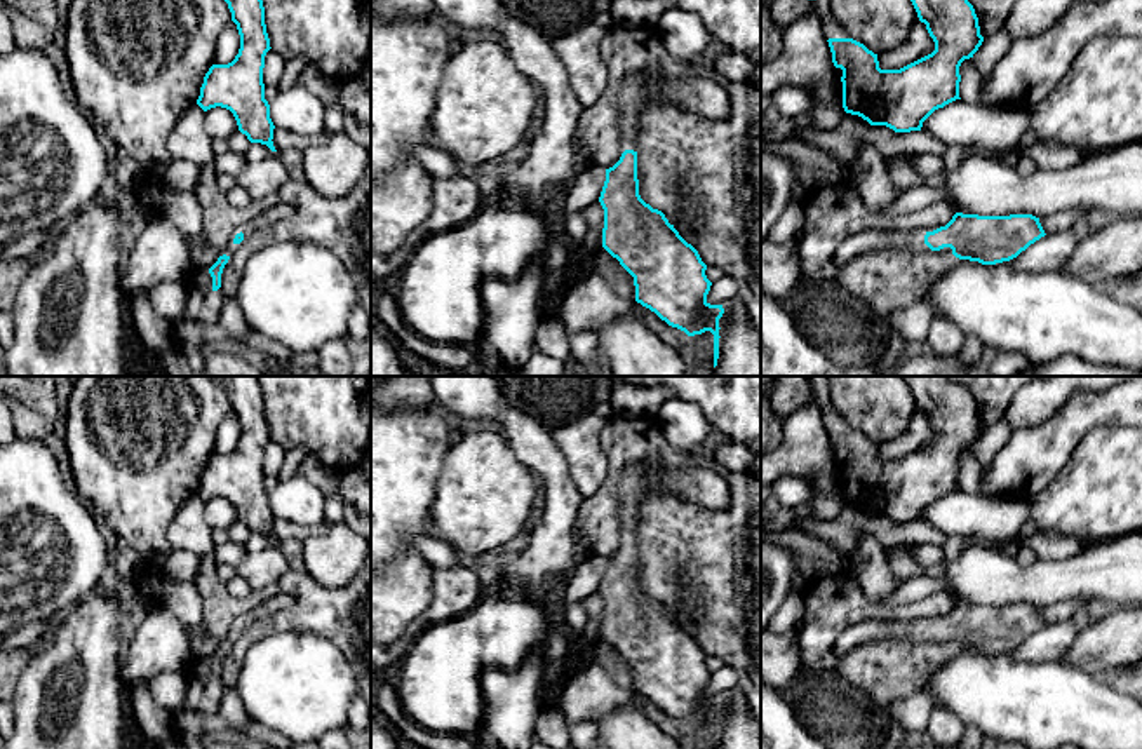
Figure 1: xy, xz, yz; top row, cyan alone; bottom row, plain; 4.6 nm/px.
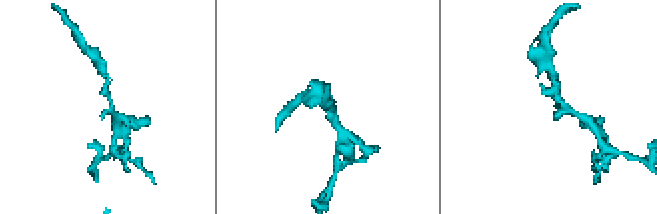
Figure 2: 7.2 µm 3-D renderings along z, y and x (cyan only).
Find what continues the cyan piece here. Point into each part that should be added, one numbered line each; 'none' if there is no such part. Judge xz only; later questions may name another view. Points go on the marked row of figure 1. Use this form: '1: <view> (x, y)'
1: xz (700, 96)

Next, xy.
1: xy (204, 305)

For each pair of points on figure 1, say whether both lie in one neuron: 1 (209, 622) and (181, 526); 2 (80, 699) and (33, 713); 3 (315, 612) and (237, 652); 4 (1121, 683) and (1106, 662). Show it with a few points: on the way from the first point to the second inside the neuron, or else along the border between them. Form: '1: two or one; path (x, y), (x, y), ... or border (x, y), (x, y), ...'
1: one; path (211, 598), (204, 551)
2: one; path (68, 704), (60, 713), (46, 713)
3: one; path (296, 619), (274, 622), (255, 633)
4: two; border (1123, 668), (1109, 680)

